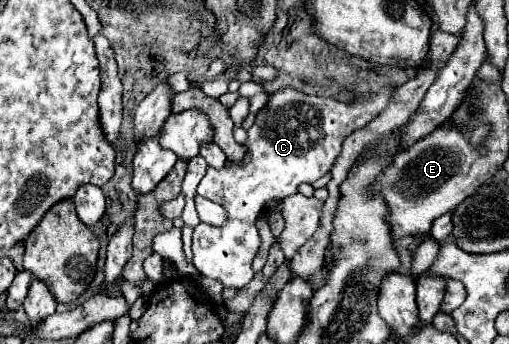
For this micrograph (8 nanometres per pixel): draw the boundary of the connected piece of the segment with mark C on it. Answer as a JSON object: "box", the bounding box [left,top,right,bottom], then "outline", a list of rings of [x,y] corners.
{"box":[194,83,396,287],"outline":[[[388,83],[376,93],[354,97],[354,101],[306,95],[296,89],[274,93],[270,103],[256,115],[254,125],[248,129],[246,147],[252,153],[252,159],[248,163],[234,163],[222,171],[208,167],[198,185],[198,195],[226,207],[228,221],[222,227],[200,223],[194,229],[194,267],[202,275],[218,279],[224,287],[244,287],[250,283],[254,275],[252,261],[260,247],[260,235],[254,223],[258,213],[266,207],[266,201],[284,199],[296,193],[300,183],[314,183],[322,175],[330,173],[342,151],[344,139],[378,117],[378,113],[394,99],[394,91],[396,87]]]}

